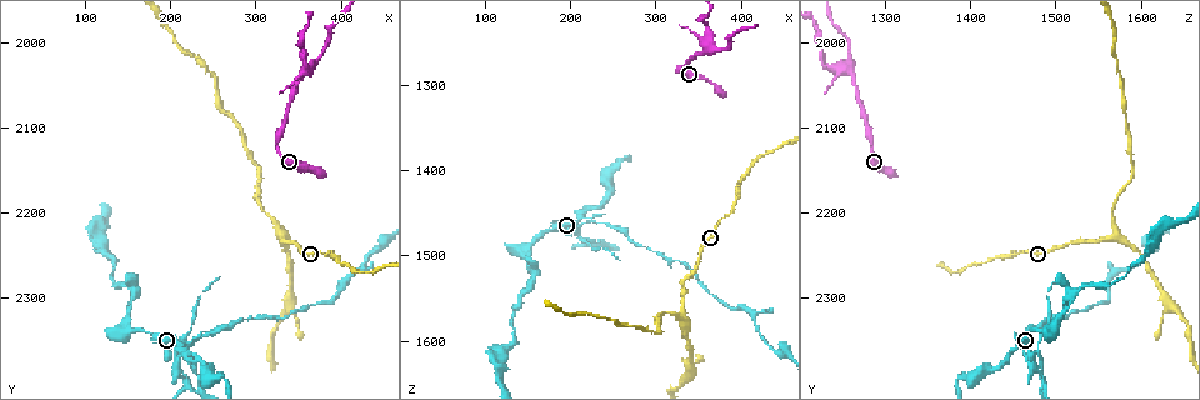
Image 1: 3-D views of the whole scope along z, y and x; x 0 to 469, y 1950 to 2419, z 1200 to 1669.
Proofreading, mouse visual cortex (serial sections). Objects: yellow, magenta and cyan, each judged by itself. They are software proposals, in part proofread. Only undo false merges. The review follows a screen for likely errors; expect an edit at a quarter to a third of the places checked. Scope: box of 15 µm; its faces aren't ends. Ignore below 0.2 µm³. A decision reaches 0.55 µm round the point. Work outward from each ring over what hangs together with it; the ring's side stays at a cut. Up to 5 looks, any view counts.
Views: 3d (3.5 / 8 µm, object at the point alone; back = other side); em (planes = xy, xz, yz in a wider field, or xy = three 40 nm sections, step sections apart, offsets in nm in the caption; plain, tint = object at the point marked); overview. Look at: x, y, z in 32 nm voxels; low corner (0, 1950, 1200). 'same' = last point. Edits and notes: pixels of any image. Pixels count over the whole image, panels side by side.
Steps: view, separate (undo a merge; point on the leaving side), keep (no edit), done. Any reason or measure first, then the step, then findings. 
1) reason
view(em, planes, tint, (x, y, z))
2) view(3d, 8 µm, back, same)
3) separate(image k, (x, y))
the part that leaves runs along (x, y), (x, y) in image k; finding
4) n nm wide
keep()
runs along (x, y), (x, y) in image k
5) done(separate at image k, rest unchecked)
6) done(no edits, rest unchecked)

branch point
view(3d, 8 µm, (330, 2225, 1565))

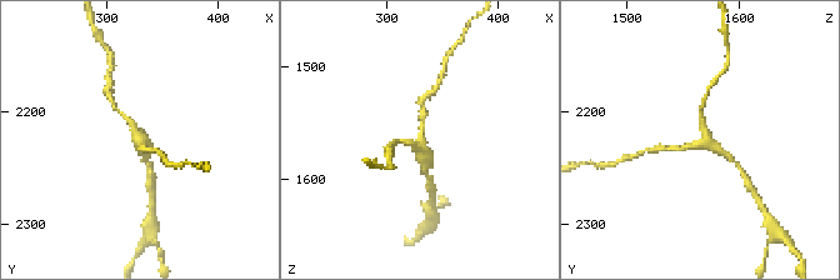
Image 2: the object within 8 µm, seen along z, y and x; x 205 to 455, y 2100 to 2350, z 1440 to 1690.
shape alone is not enough
view(em, xy, step 2, tint, (332, 2224, 1570))

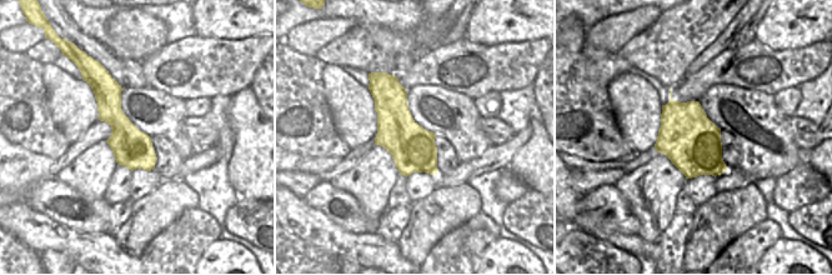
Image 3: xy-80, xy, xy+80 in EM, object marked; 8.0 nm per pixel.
360 nm wide
keep()
runs along (101, 80), (126, 141), (150, 166) in image 3; all the same cell

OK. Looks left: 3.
thin neck
view(3d, 3.5 µm, (250, 2035, 1575))

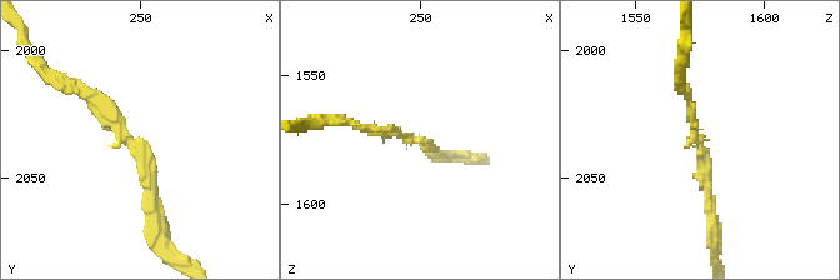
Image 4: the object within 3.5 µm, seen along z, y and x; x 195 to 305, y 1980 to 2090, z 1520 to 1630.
arms of 150, 150 nm
view(em, xy, step 3, tint, (247, 2037, 1575))

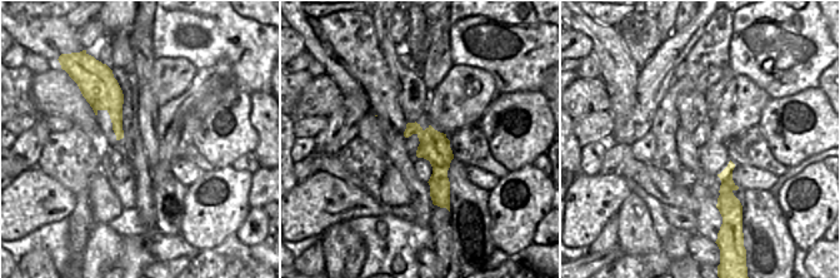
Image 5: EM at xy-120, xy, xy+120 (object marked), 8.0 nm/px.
keep()
runs along (150, 220), (146, 154), (78, 89) in image 4; one cell here

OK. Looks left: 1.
done(no edits, rest unchecked)

